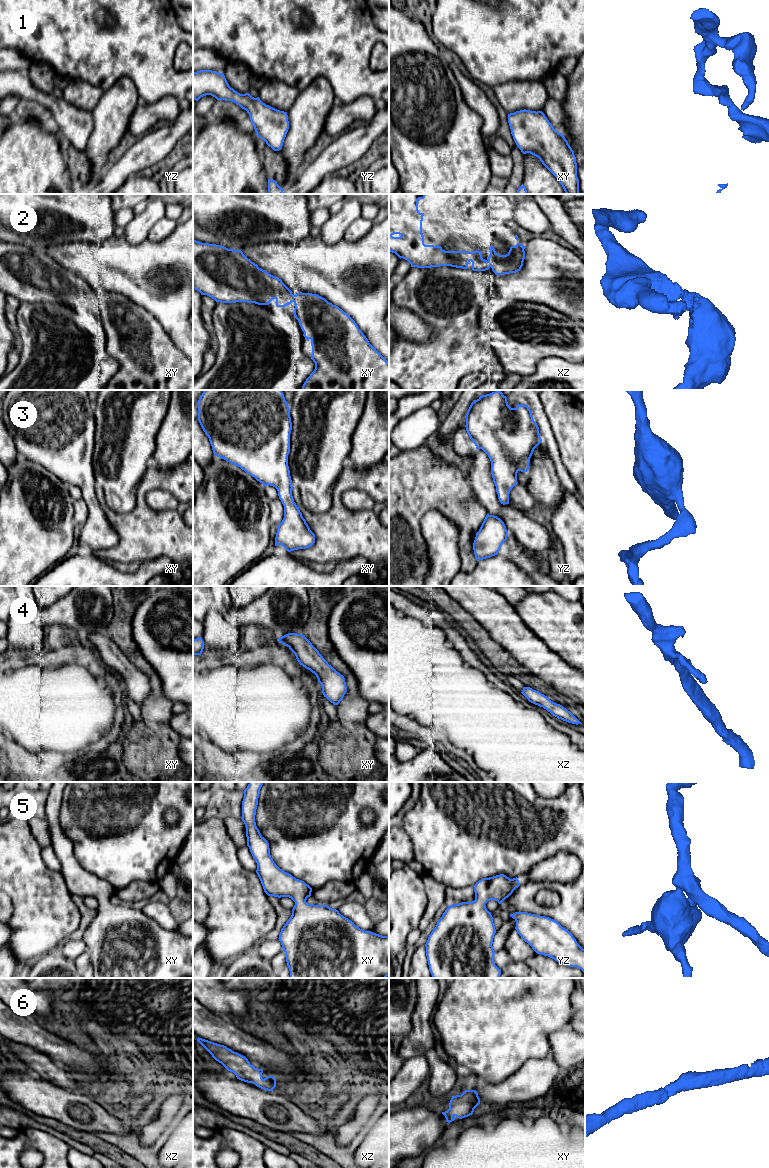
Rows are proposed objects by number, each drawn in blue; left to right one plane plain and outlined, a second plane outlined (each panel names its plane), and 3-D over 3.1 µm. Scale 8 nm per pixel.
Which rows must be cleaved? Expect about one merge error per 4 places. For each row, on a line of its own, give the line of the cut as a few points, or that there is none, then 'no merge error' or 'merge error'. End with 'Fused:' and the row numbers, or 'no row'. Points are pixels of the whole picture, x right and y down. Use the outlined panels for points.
1: no cut; no merge error
2: no cut; no merge error
3: no cut; no merge error
4: no cut; no merge error
5: no cut; no merge error
6: no cut; no merge error
Fused: no row

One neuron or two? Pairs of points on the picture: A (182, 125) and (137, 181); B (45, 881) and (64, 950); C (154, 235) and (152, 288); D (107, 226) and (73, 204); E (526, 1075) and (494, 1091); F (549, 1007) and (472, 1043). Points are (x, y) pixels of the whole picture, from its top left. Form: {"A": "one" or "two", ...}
{"A": "two", "B": "two", "C": "two", "D": "one", "E": "one", "F": "one"}

